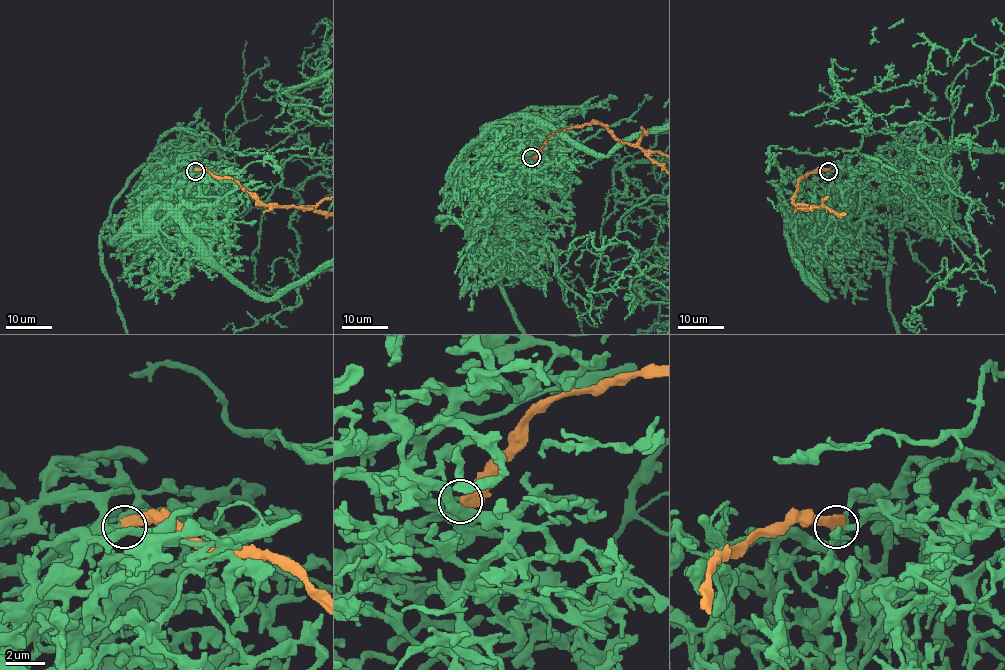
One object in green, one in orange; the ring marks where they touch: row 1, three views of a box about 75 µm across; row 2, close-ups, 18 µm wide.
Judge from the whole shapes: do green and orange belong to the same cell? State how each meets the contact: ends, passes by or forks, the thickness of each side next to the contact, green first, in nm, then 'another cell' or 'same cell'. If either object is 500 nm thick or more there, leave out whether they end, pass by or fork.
320/550 nm | another cell

